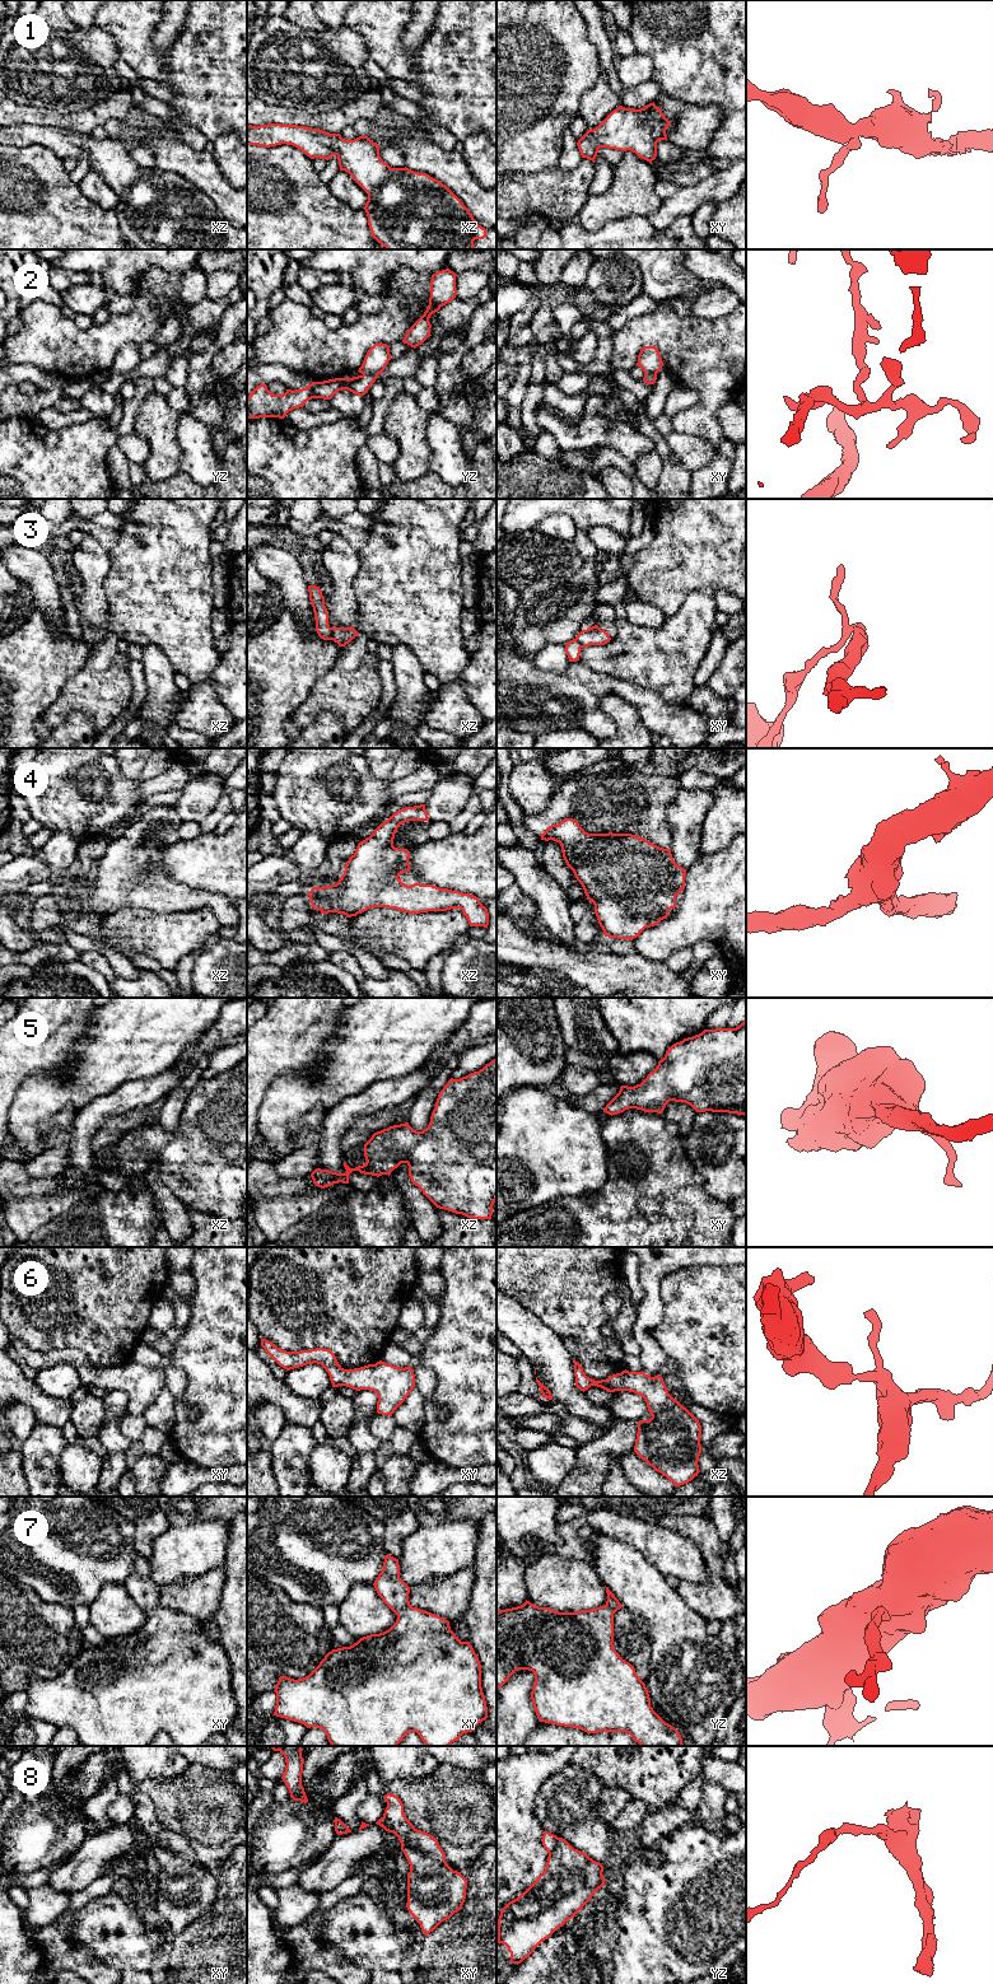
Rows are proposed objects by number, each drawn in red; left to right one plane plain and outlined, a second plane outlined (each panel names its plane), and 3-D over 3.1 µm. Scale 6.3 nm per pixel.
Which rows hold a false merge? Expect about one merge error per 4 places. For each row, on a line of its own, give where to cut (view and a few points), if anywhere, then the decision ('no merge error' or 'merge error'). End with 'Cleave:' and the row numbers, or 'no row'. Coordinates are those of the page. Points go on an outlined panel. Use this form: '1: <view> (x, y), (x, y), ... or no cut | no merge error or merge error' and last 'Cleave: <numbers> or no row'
1: no cut | no merge error
2: yz (363, 373), (377, 374) | merge error
3: xz (330, 628), (332, 639) | merge error
4: no cut | no merge error
5: no cut | no merge error
6: no cut | no merge error
7: no cut | no merge error
8: xy (408, 1835), (409, 1845), (418, 1847), (434, 1858), (444, 1859) | merge error
Cleave: 2, 3, 8

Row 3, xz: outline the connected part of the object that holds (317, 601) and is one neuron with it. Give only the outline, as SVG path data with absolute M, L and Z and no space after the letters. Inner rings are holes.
M308 585L309 601L313 607L316 631L318 636L323 640L332 640L331 627L328 625L328 613L325 606L325 597L320 587Z

